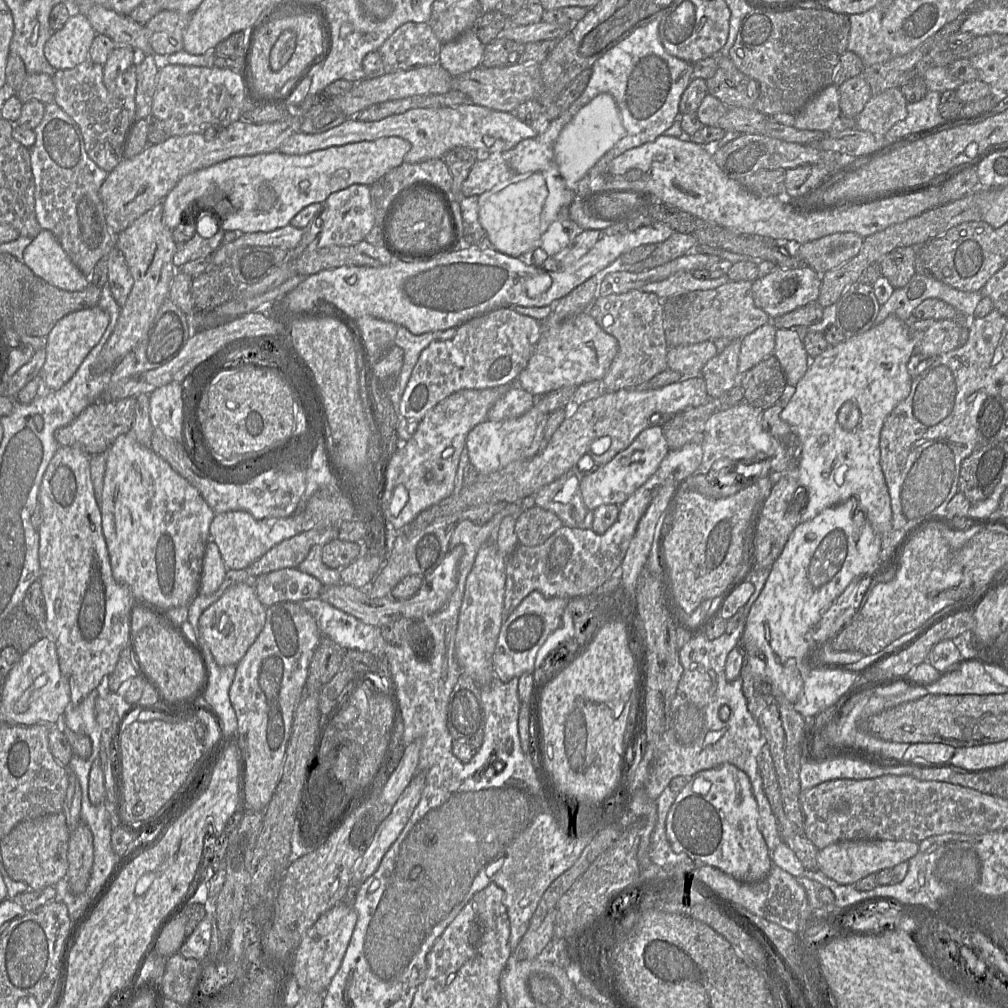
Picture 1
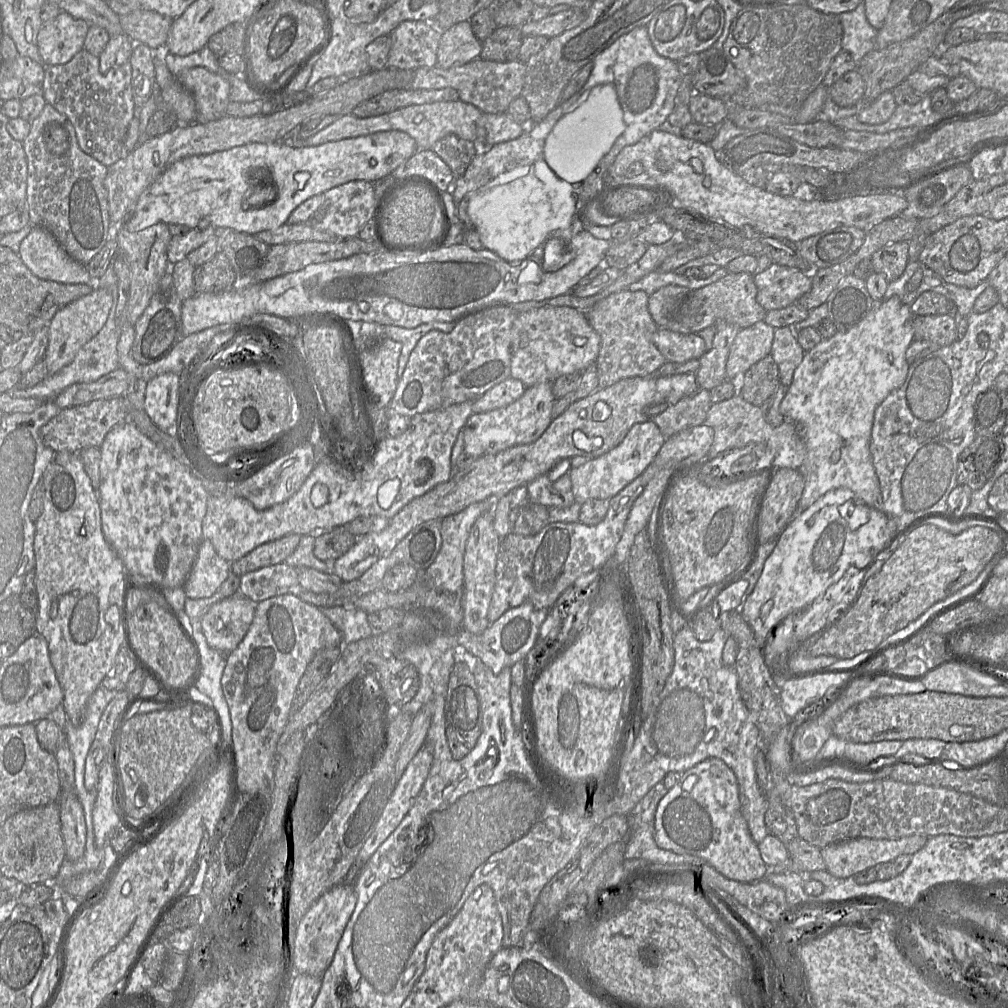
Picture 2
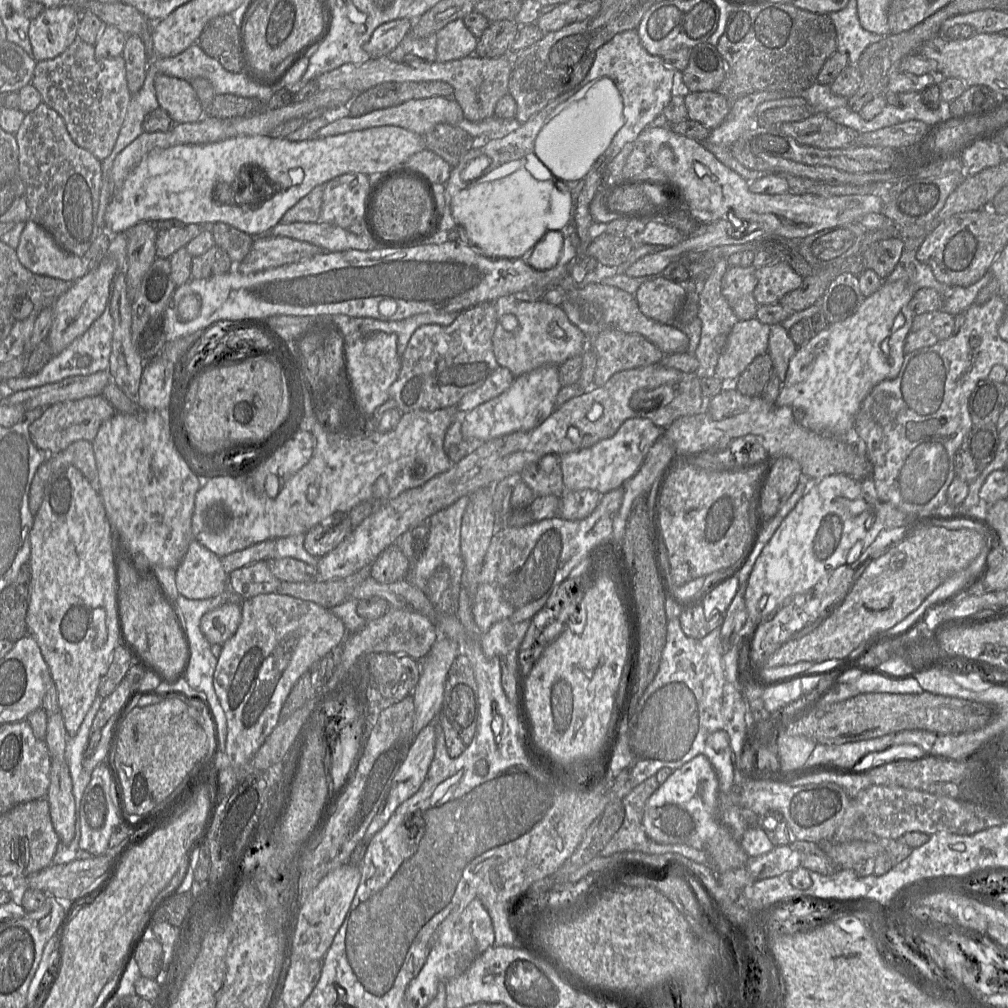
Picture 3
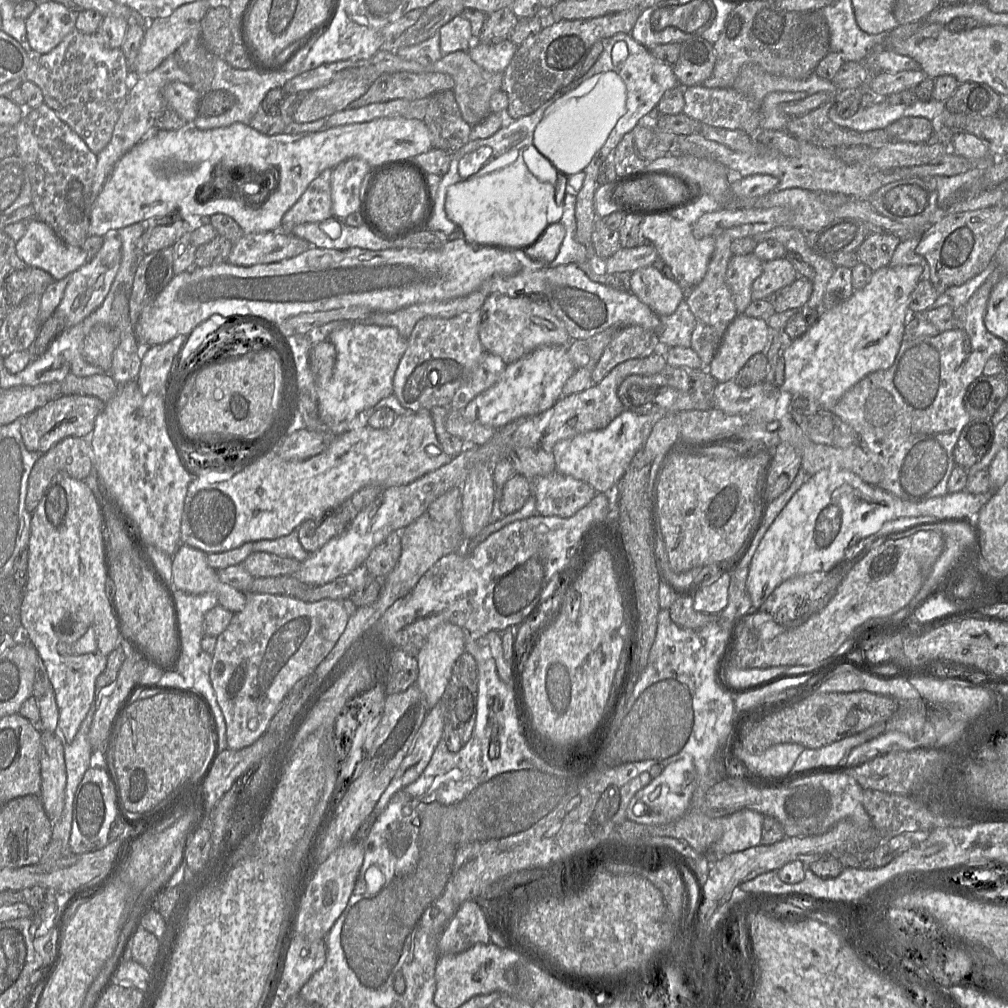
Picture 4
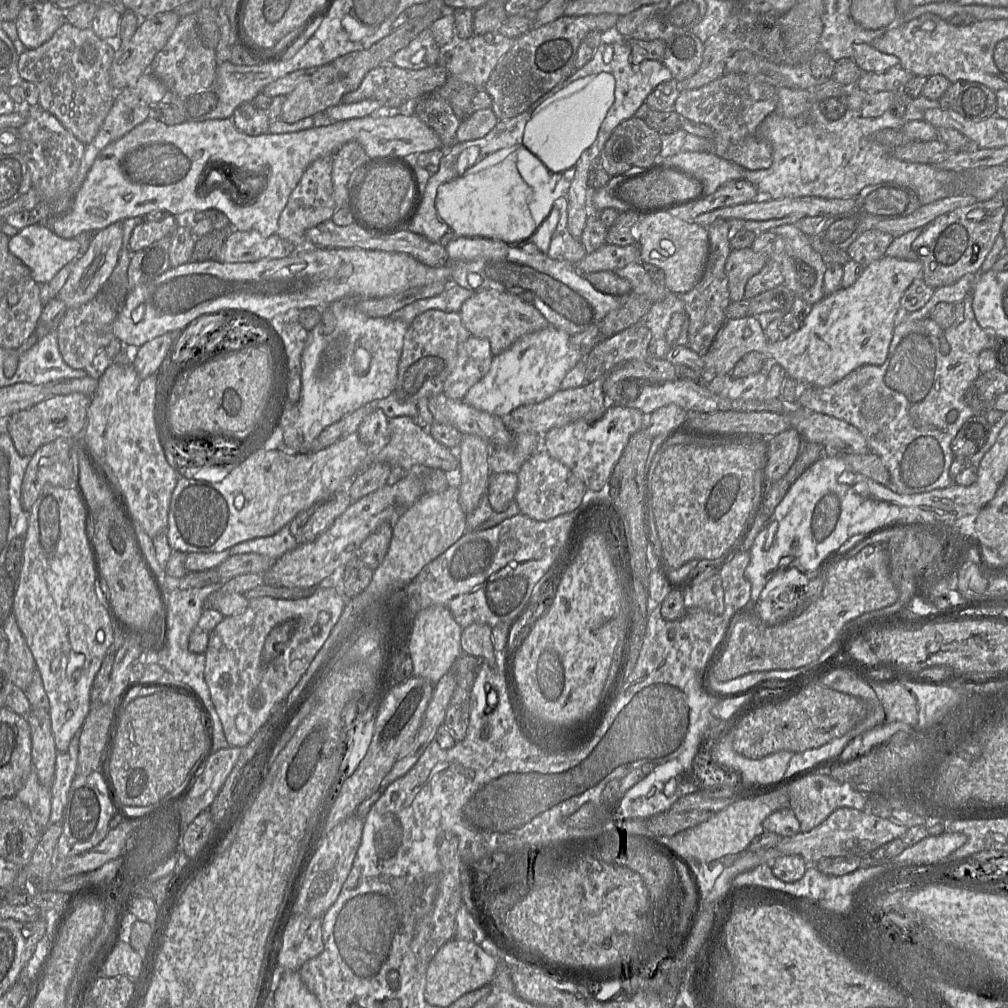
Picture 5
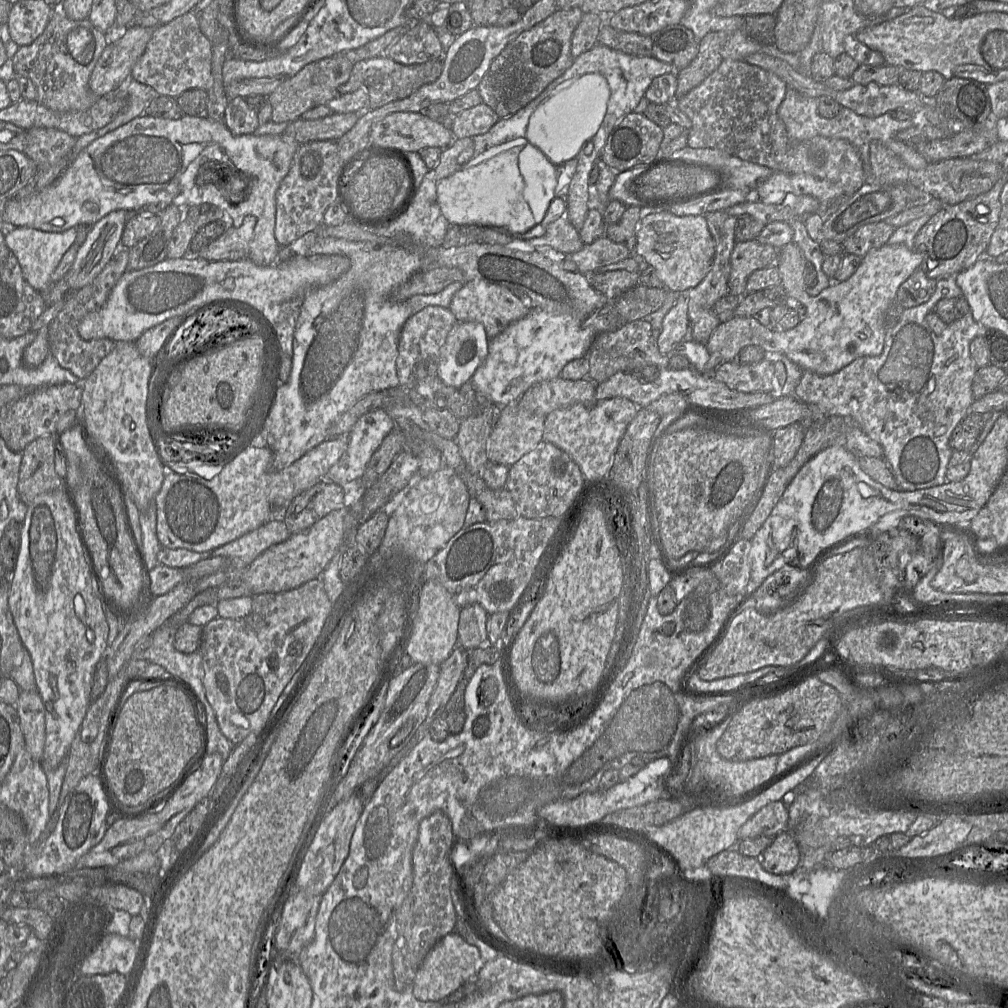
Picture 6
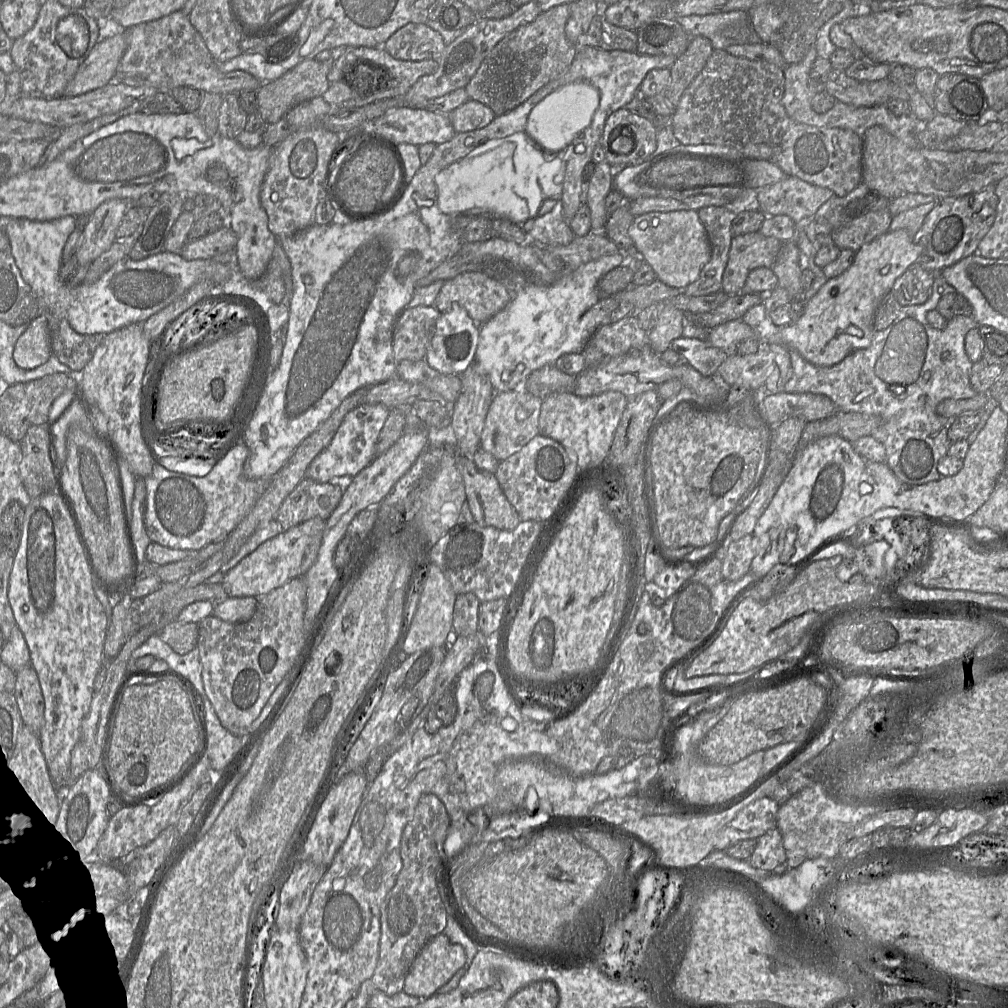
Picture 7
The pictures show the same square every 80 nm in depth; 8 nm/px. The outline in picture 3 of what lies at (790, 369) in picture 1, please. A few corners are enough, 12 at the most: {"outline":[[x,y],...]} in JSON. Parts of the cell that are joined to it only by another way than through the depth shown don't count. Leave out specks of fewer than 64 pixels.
{"outline":[[781,324],[771,325],[768,353],[781,382],[797,345]]}

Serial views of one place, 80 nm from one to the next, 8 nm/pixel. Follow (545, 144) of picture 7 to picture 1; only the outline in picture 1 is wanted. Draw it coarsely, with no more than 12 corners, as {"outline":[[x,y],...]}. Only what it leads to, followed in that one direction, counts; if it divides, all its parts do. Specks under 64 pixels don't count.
{"outline":[[601,93],[554,144],[560,176],[577,183],[626,135],[617,104]]}

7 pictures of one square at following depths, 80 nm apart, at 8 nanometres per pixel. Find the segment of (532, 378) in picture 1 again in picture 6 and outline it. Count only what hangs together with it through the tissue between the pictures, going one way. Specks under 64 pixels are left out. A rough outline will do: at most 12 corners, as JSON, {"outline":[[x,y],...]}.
{"outline":[[463,282],[448,309],[489,340],[530,308],[508,289]]}

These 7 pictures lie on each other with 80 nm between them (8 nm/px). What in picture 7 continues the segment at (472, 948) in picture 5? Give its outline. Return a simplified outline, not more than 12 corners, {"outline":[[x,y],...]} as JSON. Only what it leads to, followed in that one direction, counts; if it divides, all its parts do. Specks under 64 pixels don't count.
{"outline":[[441,933],[414,960],[403,991],[429,998],[465,963]]}

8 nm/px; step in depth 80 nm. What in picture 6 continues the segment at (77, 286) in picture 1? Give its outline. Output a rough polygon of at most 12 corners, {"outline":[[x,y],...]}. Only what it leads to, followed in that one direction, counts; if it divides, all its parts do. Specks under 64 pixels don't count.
{"outline":[[15,227],[5,243],[25,280],[45,294],[75,228]]}

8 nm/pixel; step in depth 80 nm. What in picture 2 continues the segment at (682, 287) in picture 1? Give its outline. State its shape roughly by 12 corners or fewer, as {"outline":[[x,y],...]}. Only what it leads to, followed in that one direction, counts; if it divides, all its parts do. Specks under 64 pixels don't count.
{"outline":[[720,267],[707,278],[689,278],[673,271],[656,270],[627,289],[651,295],[676,285],[694,291],[718,281],[727,273]]}

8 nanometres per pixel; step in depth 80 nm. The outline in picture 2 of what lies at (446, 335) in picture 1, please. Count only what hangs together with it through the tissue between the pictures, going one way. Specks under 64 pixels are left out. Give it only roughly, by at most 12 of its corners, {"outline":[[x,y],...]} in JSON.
{"outline":[[430,322],[415,328],[383,325],[386,338],[402,345],[398,381],[412,350],[431,330],[449,333],[456,322]]}

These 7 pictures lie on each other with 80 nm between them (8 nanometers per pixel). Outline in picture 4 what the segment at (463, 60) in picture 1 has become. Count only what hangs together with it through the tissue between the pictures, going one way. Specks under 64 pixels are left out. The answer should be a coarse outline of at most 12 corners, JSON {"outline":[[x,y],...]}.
{"outline":[[456,16],[438,31],[442,55],[468,51],[470,23]]}

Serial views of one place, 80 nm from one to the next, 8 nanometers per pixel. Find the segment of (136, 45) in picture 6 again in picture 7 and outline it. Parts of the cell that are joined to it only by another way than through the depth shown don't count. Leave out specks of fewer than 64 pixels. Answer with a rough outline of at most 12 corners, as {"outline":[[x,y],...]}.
{"outline":[[124,34],[99,40],[63,96],[86,94],[115,80]]}

